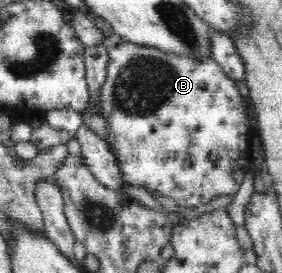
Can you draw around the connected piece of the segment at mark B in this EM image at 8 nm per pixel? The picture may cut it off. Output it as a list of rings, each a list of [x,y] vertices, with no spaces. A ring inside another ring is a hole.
[[[128,41],[110,46],[108,55],[107,75],[100,91],[97,92],[96,109],[98,115],[103,116],[108,122],[110,138],[107,141],[111,142],[112,146],[109,147],[116,156],[124,183],[142,186],[148,191],[159,191],[162,195],[174,199],[178,206],[183,207],[198,207],[204,205],[204,203],[210,203],[212,199],[219,195],[235,194],[243,184],[246,171],[250,169],[252,162],[251,144],[248,143],[248,131],[250,131],[252,123],[248,119],[248,114],[246,114],[243,95],[240,94],[235,82],[224,72],[224,68],[220,67],[220,64],[212,56],[208,60],[196,60],[194,56],[193,59],[190,59],[190,57],[182,57],[171,51],[162,51],[156,47],[141,46]]]

